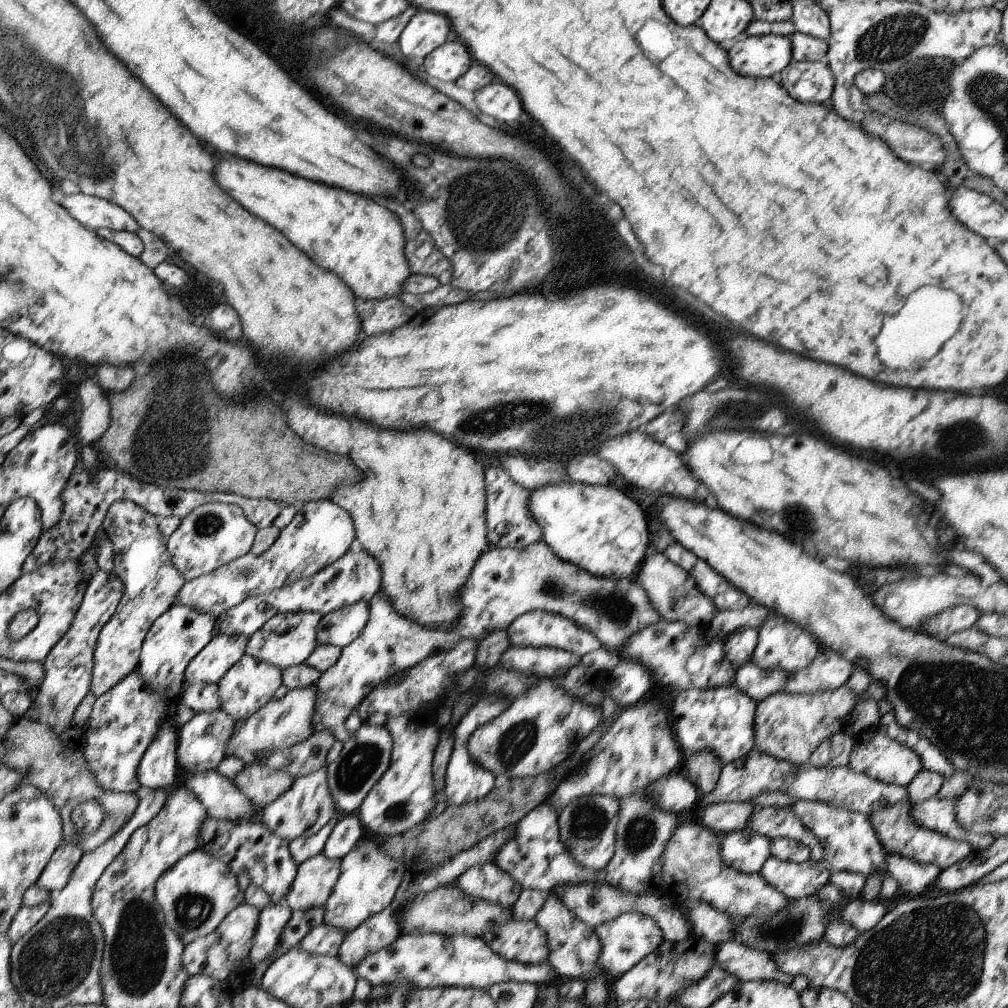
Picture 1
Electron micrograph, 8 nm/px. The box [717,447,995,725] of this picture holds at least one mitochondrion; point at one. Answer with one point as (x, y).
(804, 520)

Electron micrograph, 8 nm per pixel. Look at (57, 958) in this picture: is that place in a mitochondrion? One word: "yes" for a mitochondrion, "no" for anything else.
yes

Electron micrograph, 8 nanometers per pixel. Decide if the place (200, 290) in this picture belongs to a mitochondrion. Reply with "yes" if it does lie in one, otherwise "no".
no

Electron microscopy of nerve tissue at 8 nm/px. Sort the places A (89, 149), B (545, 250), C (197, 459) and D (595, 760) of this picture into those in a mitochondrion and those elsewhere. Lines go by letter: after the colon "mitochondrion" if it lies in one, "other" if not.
A: mitochondrion
B: other
C: mitochondrion
D: other

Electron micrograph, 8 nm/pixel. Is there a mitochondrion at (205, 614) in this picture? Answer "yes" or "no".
no

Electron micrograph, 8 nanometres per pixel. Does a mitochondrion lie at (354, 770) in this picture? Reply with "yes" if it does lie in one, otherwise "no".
yes

